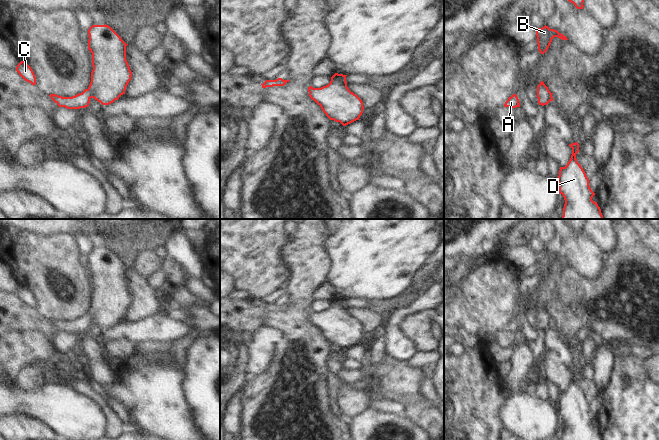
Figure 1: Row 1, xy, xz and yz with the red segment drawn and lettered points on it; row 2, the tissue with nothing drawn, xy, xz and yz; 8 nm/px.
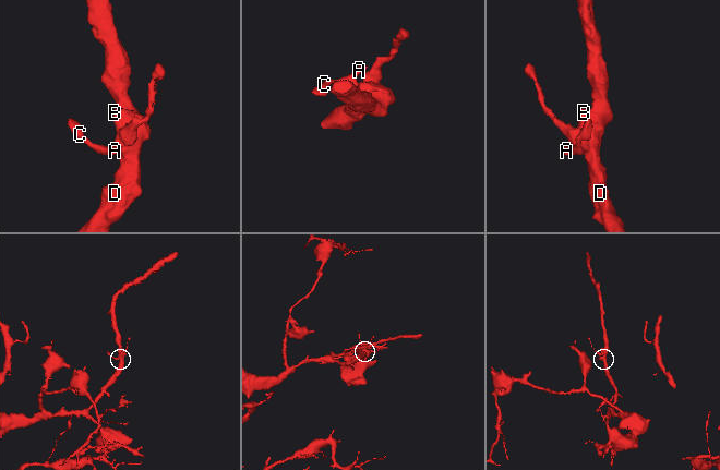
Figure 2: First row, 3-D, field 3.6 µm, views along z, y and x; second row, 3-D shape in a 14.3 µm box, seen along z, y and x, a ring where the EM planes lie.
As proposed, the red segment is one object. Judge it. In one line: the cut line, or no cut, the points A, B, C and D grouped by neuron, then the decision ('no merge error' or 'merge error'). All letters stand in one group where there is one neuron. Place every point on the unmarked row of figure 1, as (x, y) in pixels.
cut none; groups A B C D; no merge error

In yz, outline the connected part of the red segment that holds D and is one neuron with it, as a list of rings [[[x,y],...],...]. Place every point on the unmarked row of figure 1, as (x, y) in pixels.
[[[575,366],[569,368],[569,370],[572,372],[571,382],[565,391],[560,391],[557,403],[559,417],[563,419],[565,424],[563,440],[603,440],[597,426],[592,424],[595,417],[589,410],[589,403],[576,383],[576,378],[579,376],[579,368]]]

